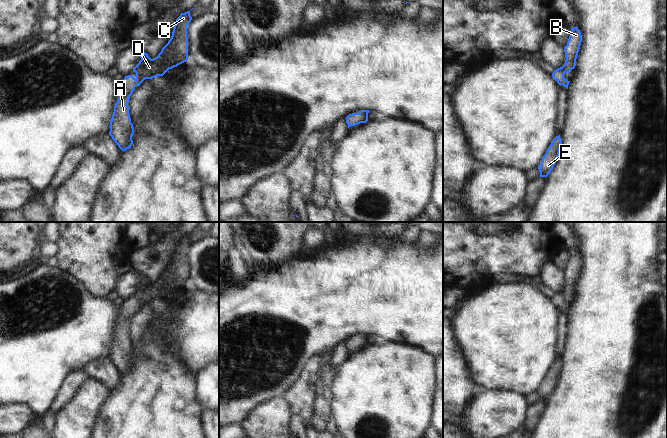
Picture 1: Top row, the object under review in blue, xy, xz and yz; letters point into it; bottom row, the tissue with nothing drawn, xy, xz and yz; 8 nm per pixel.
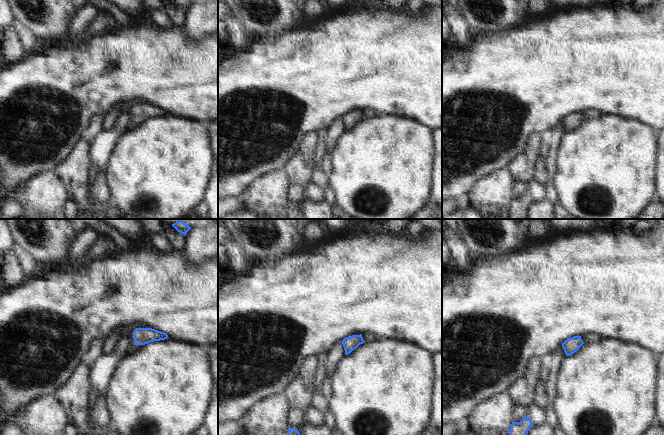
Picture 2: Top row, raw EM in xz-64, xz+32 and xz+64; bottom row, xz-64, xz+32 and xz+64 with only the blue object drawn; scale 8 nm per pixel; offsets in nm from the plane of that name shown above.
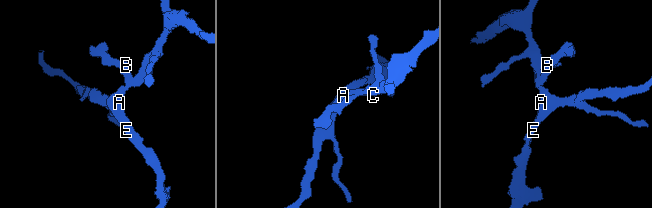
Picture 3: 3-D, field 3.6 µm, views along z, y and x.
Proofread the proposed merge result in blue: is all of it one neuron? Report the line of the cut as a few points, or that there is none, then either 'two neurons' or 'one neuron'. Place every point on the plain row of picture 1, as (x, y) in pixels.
no cut | one neuron

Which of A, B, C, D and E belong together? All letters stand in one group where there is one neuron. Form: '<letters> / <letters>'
A B C D E

